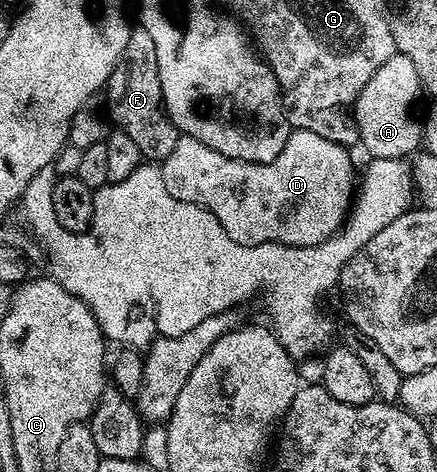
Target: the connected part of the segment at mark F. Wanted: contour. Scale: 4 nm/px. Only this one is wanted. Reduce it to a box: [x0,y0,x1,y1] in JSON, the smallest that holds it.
[105,29,180,164]

